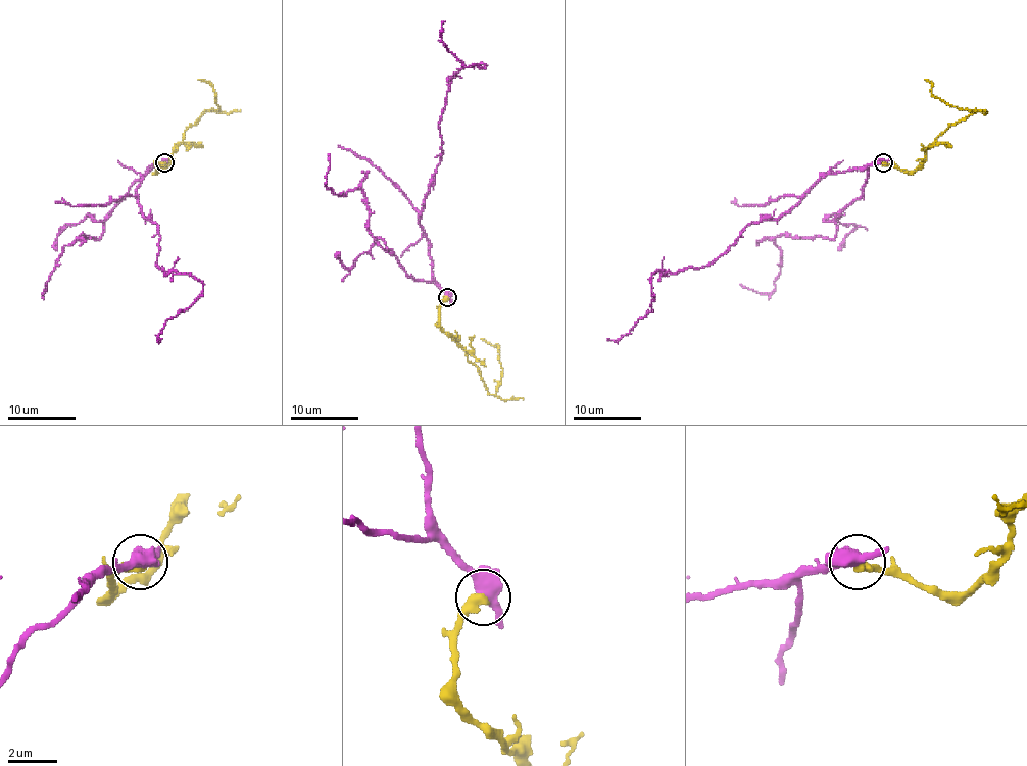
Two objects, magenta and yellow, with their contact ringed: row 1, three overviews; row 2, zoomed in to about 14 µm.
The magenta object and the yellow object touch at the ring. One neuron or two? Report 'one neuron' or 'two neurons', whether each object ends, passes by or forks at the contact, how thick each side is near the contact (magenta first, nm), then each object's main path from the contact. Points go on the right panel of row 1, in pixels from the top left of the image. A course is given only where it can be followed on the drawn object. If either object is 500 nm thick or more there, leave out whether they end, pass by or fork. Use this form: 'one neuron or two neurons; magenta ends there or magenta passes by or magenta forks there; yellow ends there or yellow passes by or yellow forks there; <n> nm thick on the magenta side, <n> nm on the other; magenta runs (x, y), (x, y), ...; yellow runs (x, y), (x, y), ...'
two neurons; magenta forks there; yellow ends there; 440 nm thick on the magenta side, 420 nm on the other; magenta runs (884, 162), (828, 173), (777, 219), (744, 229), (705, 266), (654, 273), (653, 309), (628, 333), (607, 338); yellow runs (884, 162), (913, 171), (939, 135), (954, 124), (980, 111), (959, 109), (933, 94), (931, 84), (924, 79)

